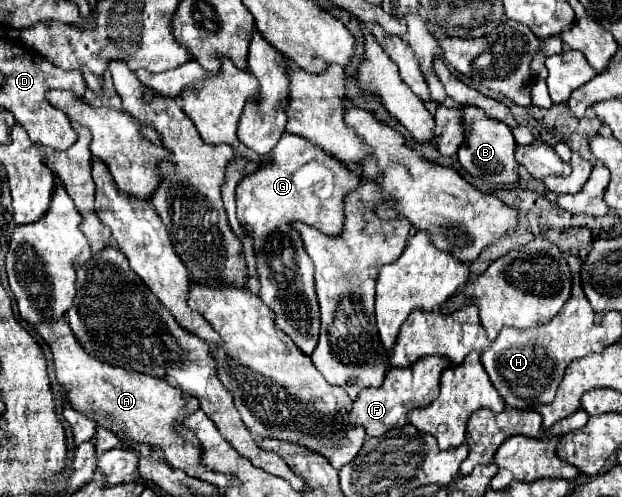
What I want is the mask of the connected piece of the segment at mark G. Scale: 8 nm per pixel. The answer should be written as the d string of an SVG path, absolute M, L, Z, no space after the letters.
M284 132L280 142L272 148L270 158L264 166L260 166L256 172L244 176L240 184L236 186L236 206L238 206L238 218L244 228L248 228L248 234L254 238L256 246L256 262L258 262L258 284L260 292L258 296L270 306L270 310L276 316L276 326L286 332L294 344L304 352L312 354L320 330L320 306L316 302L314 292L314 266L308 254L304 254L304 246L300 242L300 236L296 230L292 230L290 222L300 220L308 226L314 226L316 230L324 234L340 234L342 230L342 216L344 216L344 196L358 188L360 178L352 168L348 168L338 158L326 154L322 148L314 146L310 140Z

